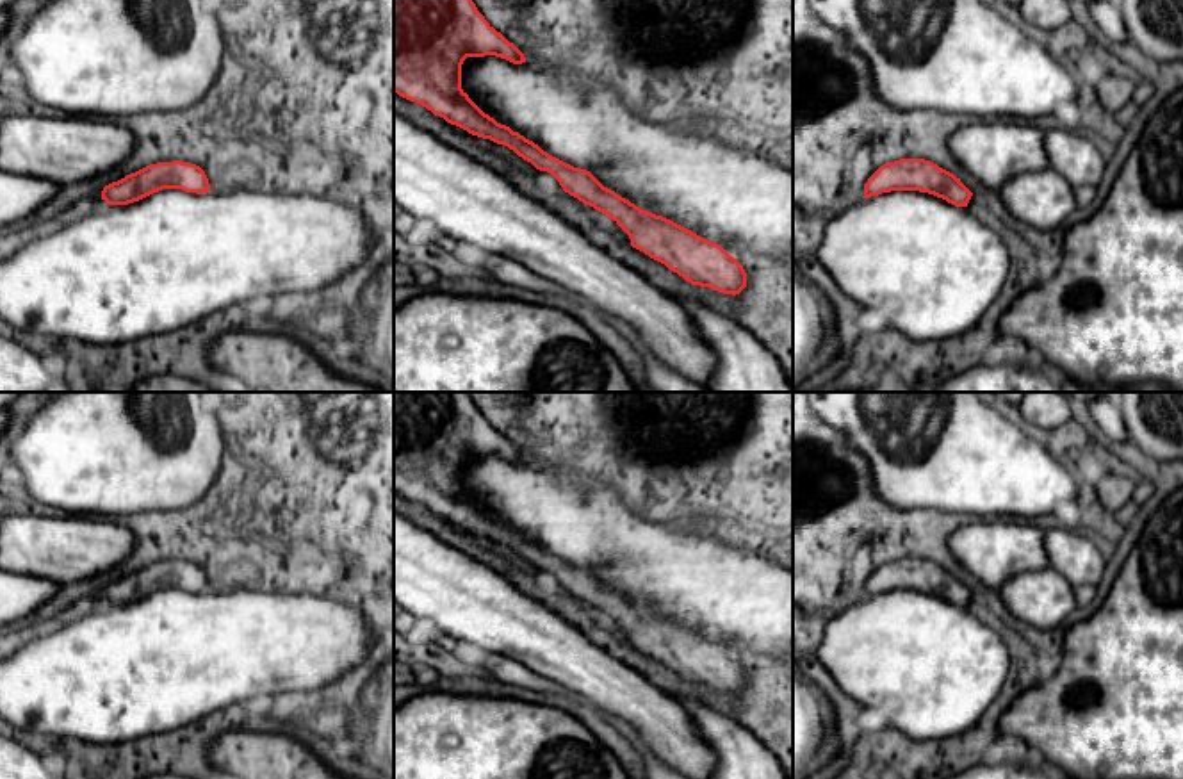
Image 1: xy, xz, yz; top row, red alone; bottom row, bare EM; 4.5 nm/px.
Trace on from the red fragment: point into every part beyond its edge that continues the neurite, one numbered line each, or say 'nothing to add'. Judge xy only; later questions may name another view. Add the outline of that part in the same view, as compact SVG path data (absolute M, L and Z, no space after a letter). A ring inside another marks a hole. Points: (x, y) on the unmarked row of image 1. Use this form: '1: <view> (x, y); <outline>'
nothing to add

